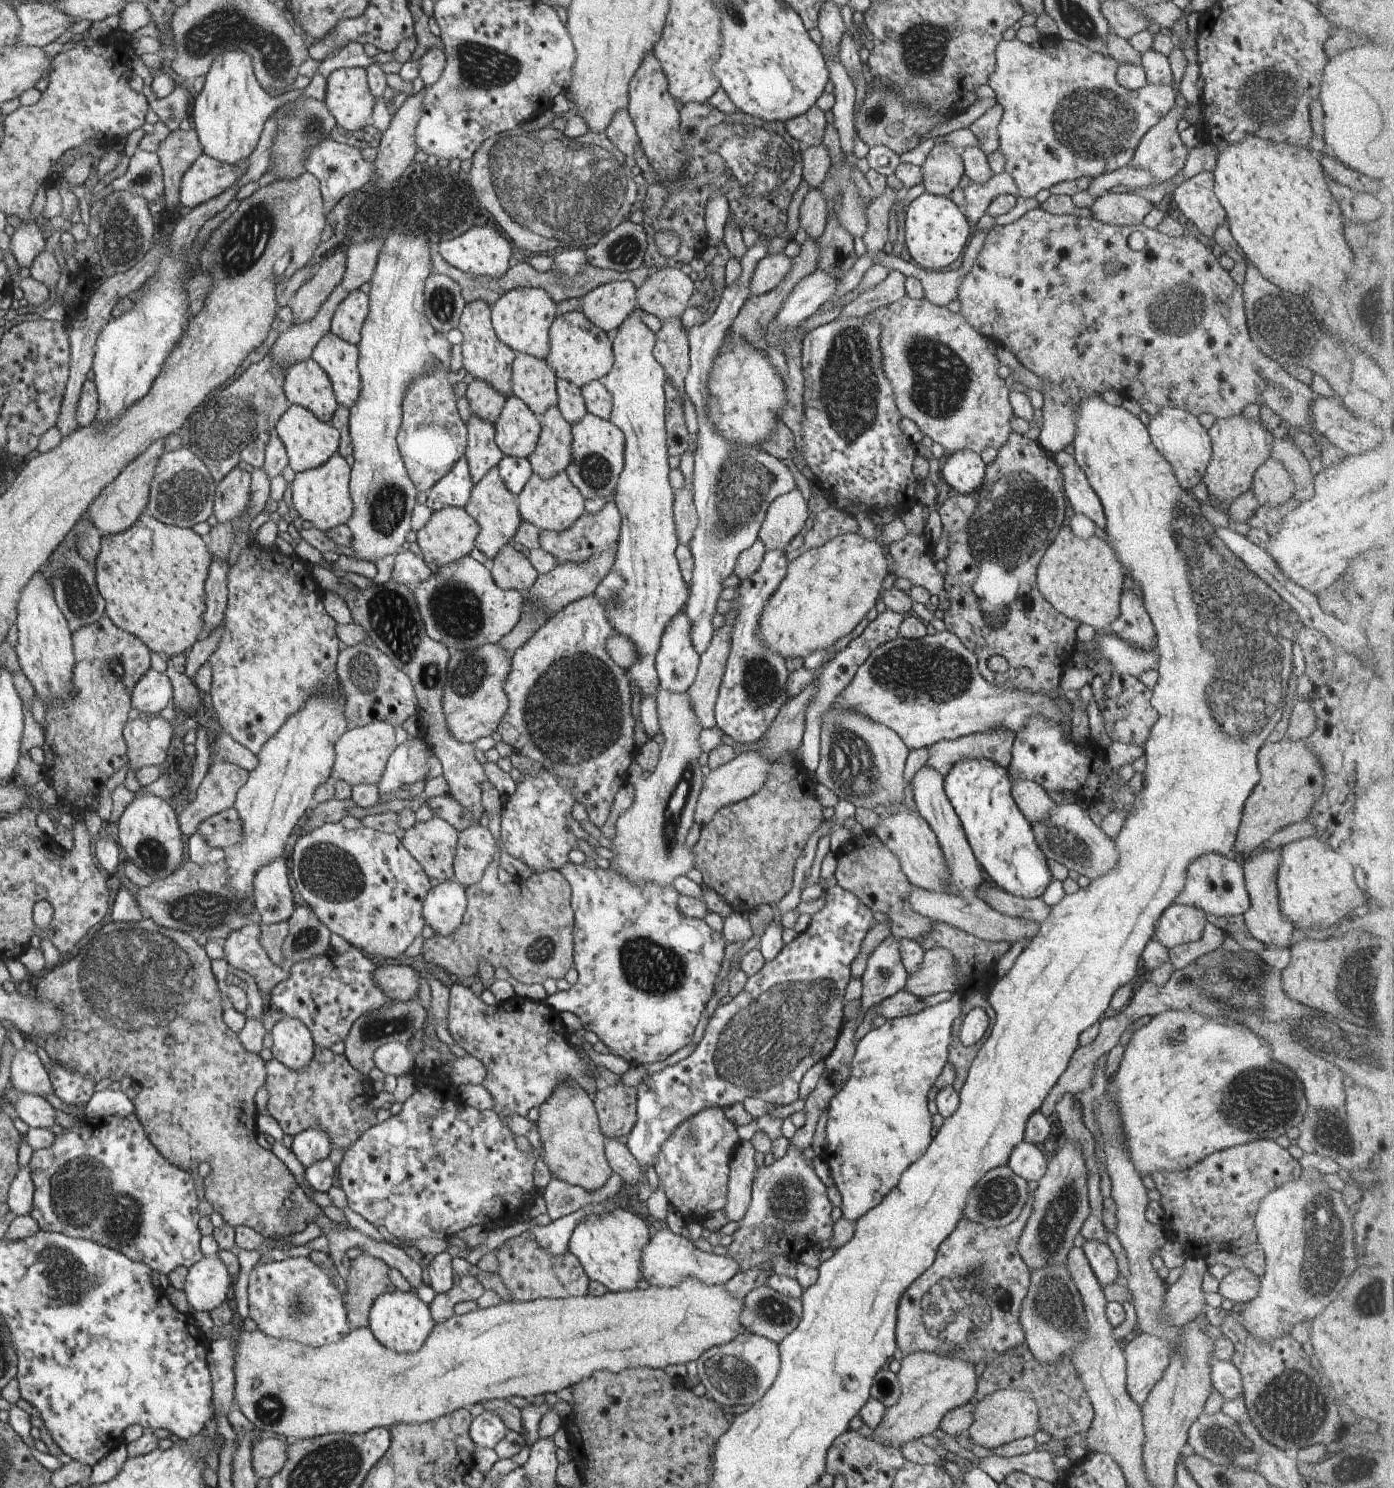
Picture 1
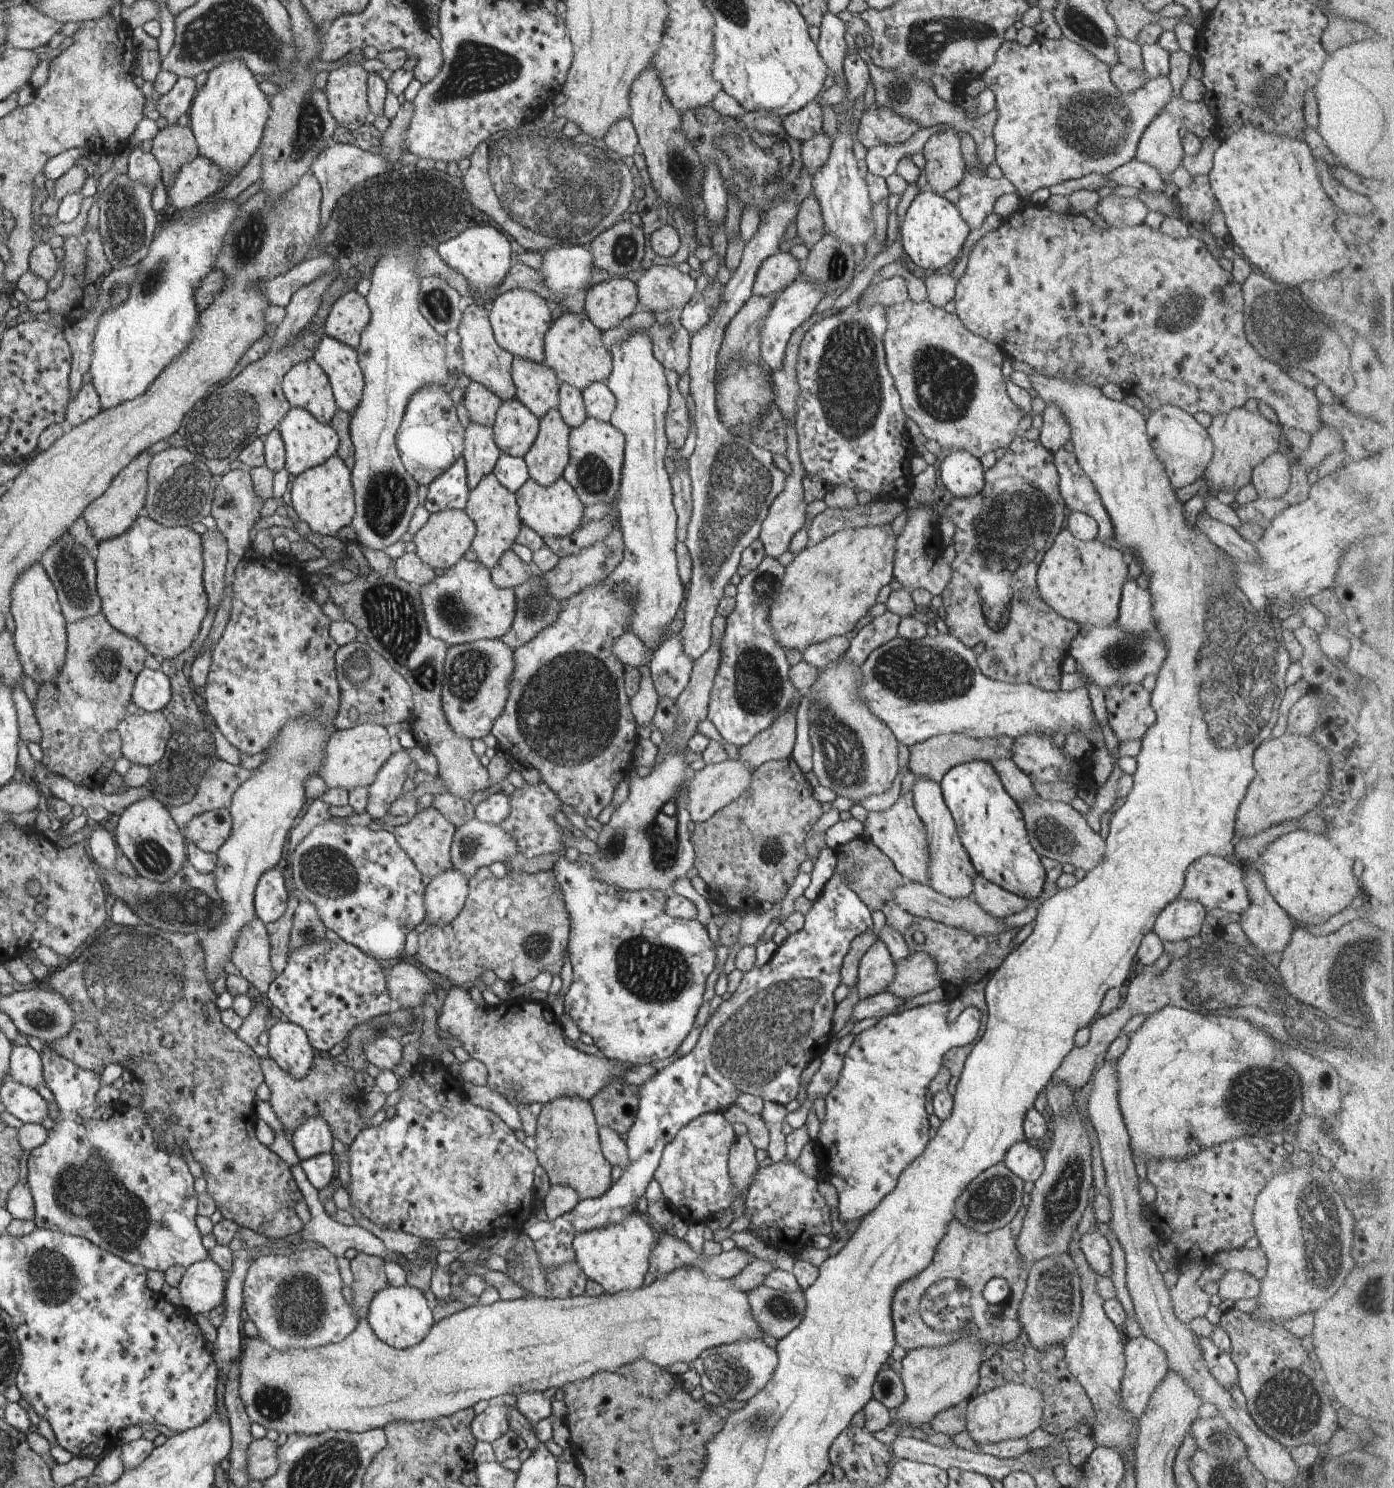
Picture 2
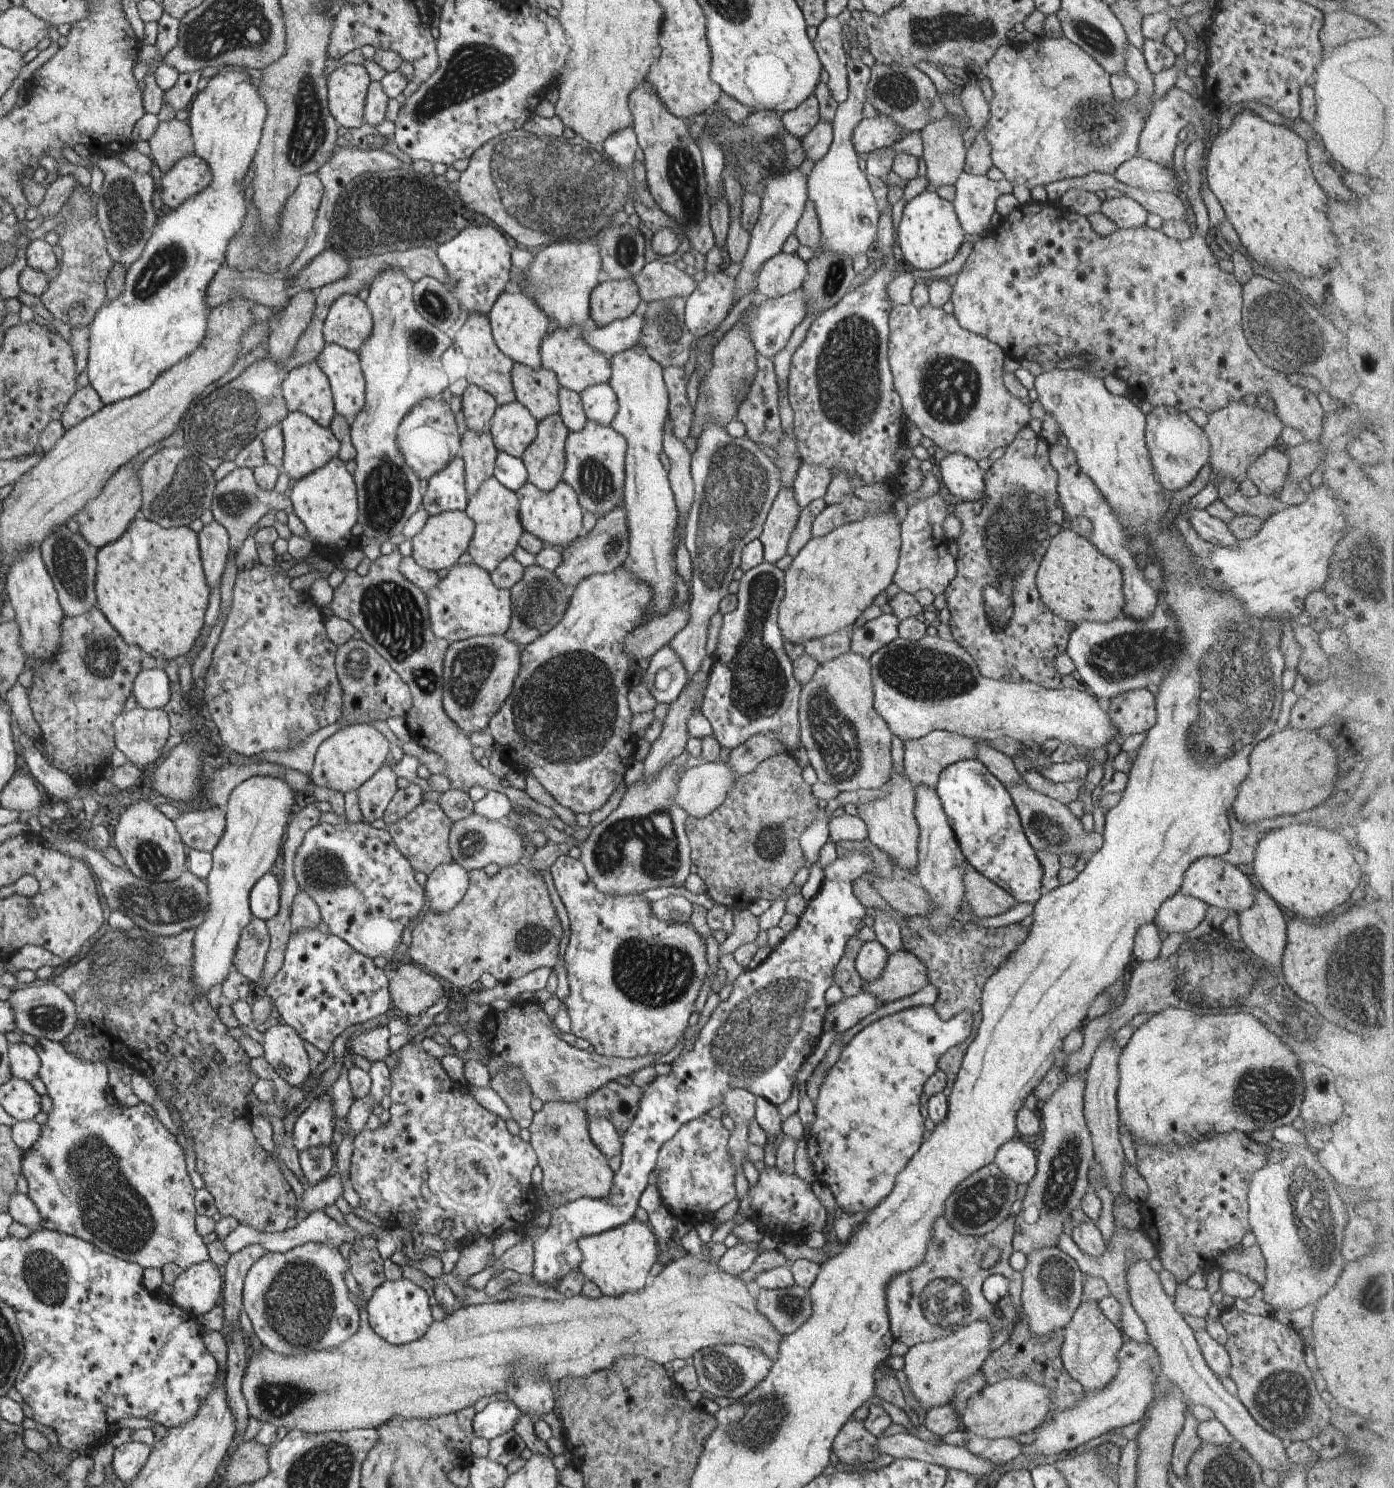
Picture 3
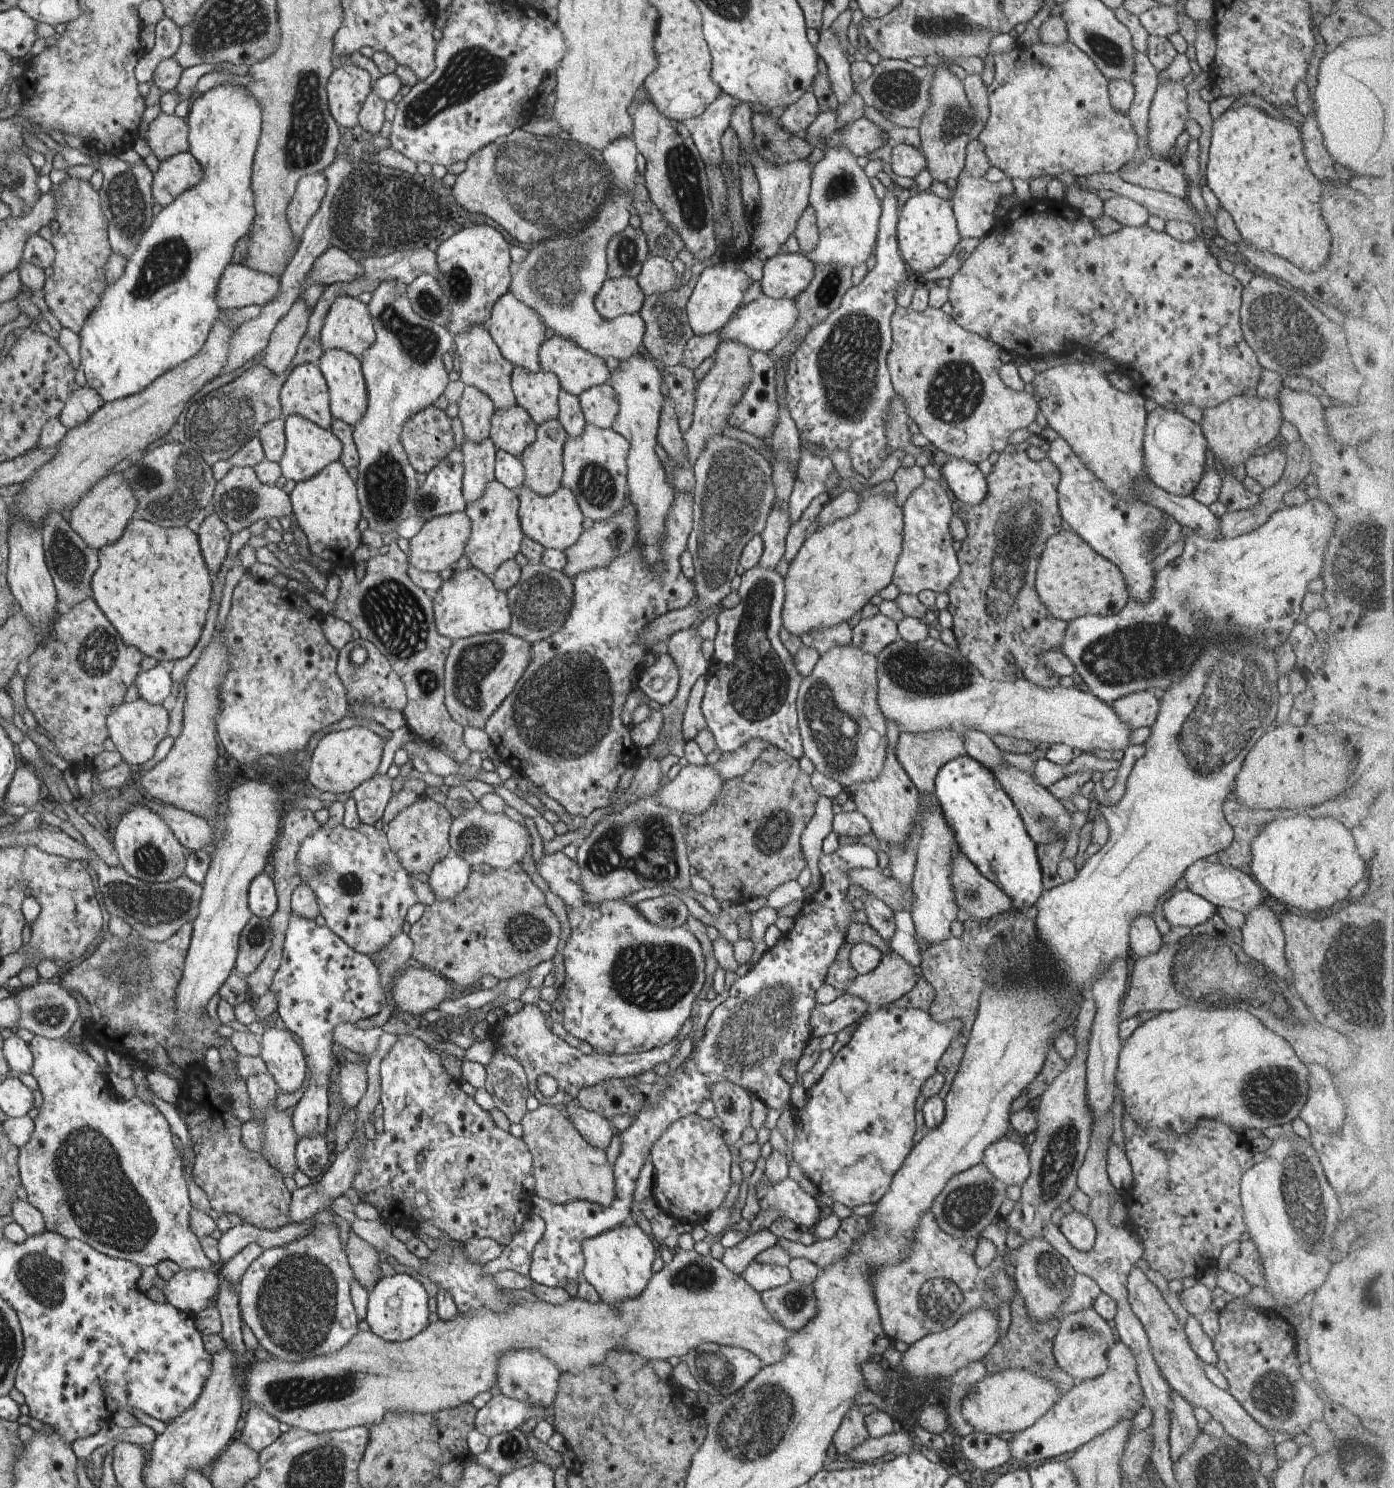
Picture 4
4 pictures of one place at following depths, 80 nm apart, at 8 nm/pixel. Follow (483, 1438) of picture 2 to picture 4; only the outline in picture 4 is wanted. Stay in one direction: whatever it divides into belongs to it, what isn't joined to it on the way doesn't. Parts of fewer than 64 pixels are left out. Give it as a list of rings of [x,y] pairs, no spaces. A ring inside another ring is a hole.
[[[503,1395],[493,1396],[476,1414],[476,1431],[488,1439],[517,1429],[528,1418],[549,1419],[547,1407],[516,1401]]]

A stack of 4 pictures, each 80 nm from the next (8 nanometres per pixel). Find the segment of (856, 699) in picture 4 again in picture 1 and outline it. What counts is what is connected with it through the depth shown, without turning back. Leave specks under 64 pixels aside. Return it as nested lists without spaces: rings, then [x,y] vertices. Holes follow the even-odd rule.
[[[830,707],[823,715],[819,746],[818,765],[812,773],[816,774],[817,782],[831,790],[838,799],[847,800],[857,808],[890,807],[893,814],[904,808],[901,802],[905,786],[909,783],[903,779],[903,766],[910,750],[890,728],[873,722],[862,714]]]

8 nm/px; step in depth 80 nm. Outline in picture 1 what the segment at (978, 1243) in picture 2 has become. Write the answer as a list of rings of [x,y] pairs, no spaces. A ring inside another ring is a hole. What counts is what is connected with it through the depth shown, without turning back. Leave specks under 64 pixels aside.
[[[1033,1191],[1029,1192],[1025,1206],[1020,1208],[1017,1218],[1009,1224],[987,1228],[967,1217],[961,1217],[951,1234],[939,1243],[931,1266],[903,1291],[896,1308],[894,1337],[896,1346],[903,1354],[925,1351],[943,1356],[955,1356],[968,1360],[974,1366],[978,1362],[988,1364],[1007,1349],[1024,1343],[1024,1334],[1018,1316],[1020,1304],[1029,1286],[1030,1270],[1021,1260],[1016,1244],[1030,1215],[1033,1195]],[[994,1289],[1001,1289],[1004,1294],[996,1297],[993,1295]]]

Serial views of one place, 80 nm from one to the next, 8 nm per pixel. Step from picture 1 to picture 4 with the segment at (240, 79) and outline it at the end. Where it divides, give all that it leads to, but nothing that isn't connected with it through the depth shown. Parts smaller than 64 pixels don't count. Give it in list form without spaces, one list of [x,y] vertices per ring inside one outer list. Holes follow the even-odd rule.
[[[217,84],[204,93],[196,94],[193,97],[188,107],[187,124],[188,133],[186,139],[188,140],[188,152],[200,163],[204,178],[192,189],[181,193],[171,205],[161,209],[156,216],[156,220],[152,222],[149,230],[142,237],[136,252],[126,260],[123,274],[114,283],[111,283],[107,290],[104,290],[100,302],[97,303],[97,306],[89,314],[89,317],[84,322],[84,326],[77,334],[80,339],[79,367],[83,369],[83,374],[86,378],[85,386],[92,386],[92,389],[101,398],[104,398],[105,402],[113,402],[138,393],[151,385],[160,374],[171,370],[174,366],[179,365],[180,362],[200,352],[208,338],[209,329],[215,324],[217,316],[220,316],[220,310],[216,303],[216,286],[219,284],[220,274],[225,266],[232,262],[232,250],[251,230],[255,214],[251,187],[252,158],[255,156],[256,146],[259,144],[261,125],[263,125],[263,114],[258,100],[253,95],[250,95],[248,90],[242,85]]]

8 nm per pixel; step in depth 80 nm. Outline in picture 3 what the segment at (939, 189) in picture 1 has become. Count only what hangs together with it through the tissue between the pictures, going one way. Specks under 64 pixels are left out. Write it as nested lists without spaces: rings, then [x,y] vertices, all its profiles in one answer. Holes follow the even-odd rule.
[[[951,91],[947,96],[939,98],[944,104],[946,110],[942,119],[927,123],[921,130],[922,136],[922,159],[926,166],[926,179],[928,184],[933,188],[951,186],[957,180],[957,177],[962,173],[964,167],[965,148],[963,148],[961,135],[967,130],[967,118],[964,116],[963,109],[960,105],[957,92]]]

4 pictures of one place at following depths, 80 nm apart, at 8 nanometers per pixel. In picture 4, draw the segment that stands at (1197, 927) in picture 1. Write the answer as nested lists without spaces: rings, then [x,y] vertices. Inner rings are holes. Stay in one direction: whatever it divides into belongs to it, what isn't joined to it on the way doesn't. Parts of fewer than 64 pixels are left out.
[[[1175,889],[1173,895],[1162,904],[1163,918],[1171,926],[1191,928],[1207,920],[1215,910],[1210,902],[1187,889]]]

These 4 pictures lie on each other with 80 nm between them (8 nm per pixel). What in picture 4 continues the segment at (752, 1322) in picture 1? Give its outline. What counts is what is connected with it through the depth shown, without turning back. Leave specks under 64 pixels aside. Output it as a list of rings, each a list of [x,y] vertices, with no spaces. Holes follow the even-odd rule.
[[[793,1279],[783,1286],[761,1291],[760,1299],[771,1318],[790,1333],[805,1326],[816,1313],[811,1285]]]

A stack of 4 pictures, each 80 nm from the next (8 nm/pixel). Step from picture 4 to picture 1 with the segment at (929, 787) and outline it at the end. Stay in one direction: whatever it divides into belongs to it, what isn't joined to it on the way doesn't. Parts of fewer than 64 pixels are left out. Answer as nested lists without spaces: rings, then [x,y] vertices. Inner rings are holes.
[[[995,727],[993,730],[971,733],[952,741],[937,741],[927,747],[929,759],[925,765],[943,776],[959,759],[989,759],[1007,769],[1010,765],[1014,734],[1005,727]]]

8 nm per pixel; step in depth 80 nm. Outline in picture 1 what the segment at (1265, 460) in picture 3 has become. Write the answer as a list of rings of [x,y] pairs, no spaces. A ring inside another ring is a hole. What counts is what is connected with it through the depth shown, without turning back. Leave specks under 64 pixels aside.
[[[1269,458],[1254,472],[1249,490],[1259,506],[1277,507],[1291,498],[1293,481],[1280,462]]]

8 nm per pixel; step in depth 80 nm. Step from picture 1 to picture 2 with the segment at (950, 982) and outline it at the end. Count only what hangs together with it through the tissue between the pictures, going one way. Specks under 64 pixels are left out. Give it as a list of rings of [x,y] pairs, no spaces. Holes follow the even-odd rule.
[[[910,952],[905,960],[895,964],[894,979],[884,992],[900,999],[912,999],[942,984],[936,960],[927,952]]]

